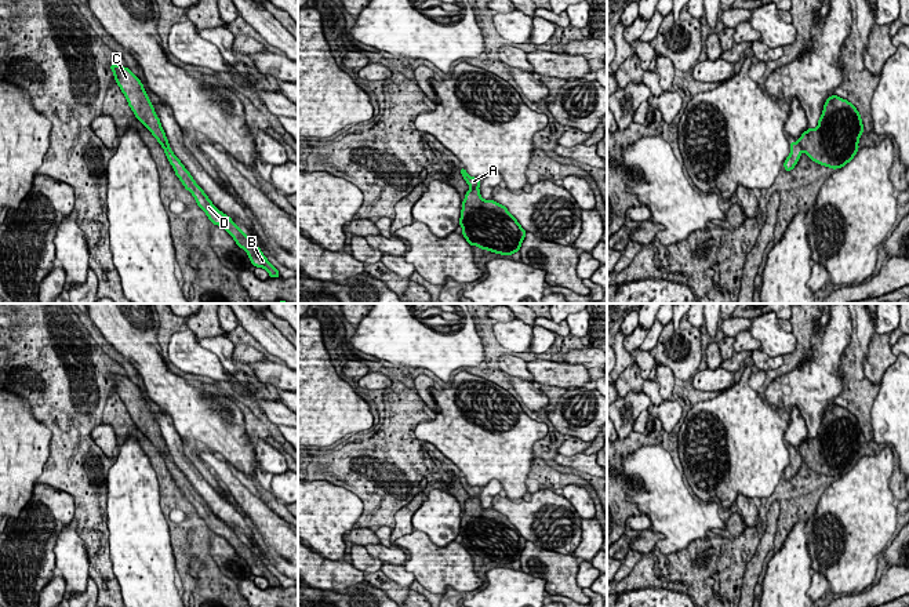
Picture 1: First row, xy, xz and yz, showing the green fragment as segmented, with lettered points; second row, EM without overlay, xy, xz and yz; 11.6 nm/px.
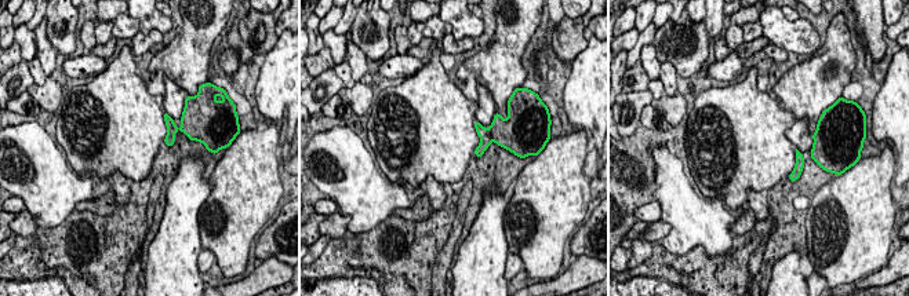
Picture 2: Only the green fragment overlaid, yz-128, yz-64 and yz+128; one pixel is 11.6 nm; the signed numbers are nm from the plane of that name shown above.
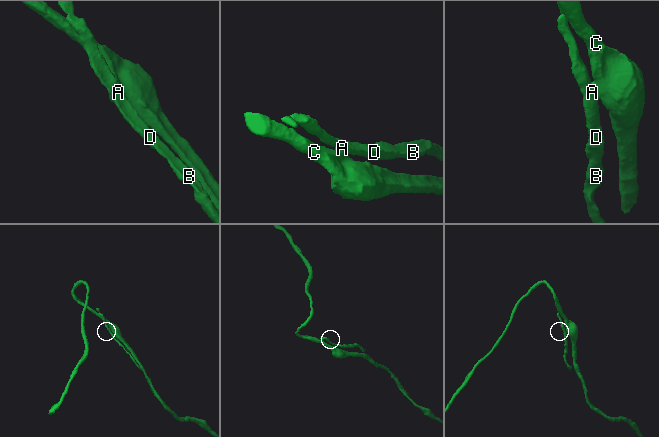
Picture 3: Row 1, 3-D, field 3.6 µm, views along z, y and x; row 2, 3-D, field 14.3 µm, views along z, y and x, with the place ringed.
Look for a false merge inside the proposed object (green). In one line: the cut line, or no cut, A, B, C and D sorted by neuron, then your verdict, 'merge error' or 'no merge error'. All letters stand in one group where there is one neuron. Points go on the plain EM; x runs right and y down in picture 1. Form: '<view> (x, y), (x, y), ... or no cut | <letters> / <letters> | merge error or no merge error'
xz (471, 495), (477, 498) | A B D / C | merge error

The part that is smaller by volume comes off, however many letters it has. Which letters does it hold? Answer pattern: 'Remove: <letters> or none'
Remove: A, B, D

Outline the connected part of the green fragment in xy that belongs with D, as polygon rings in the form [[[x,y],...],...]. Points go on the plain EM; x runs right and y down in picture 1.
[[[163,455],[164,462],[172,475],[175,484],[181,488],[186,499],[192,502],[197,515],[206,521],[211,533],[223,537],[236,550],[236,553],[243,557],[254,577],[259,575],[268,579],[269,586],[280,586],[279,579],[268,570],[259,556],[257,556],[252,549],[244,544],[244,541],[232,530],[230,526],[219,520],[204,499],[196,492],[190,481],[185,477],[181,469],[174,464],[168,455]]]

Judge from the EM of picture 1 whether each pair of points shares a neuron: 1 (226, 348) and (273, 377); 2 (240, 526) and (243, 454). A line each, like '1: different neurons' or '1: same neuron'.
1: different neurons
2: same neuron

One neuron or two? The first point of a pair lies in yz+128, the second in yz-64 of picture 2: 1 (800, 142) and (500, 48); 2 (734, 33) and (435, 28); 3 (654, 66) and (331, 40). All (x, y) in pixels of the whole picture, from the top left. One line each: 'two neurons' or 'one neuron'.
1: one neuron
2: two neurons
3: one neuron

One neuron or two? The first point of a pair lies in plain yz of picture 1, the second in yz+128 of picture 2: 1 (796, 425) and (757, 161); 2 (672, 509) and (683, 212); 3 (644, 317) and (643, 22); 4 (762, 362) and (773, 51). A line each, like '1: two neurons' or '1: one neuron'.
1: two neurons
2: one neuron
3: one neuron
4: one neuron

